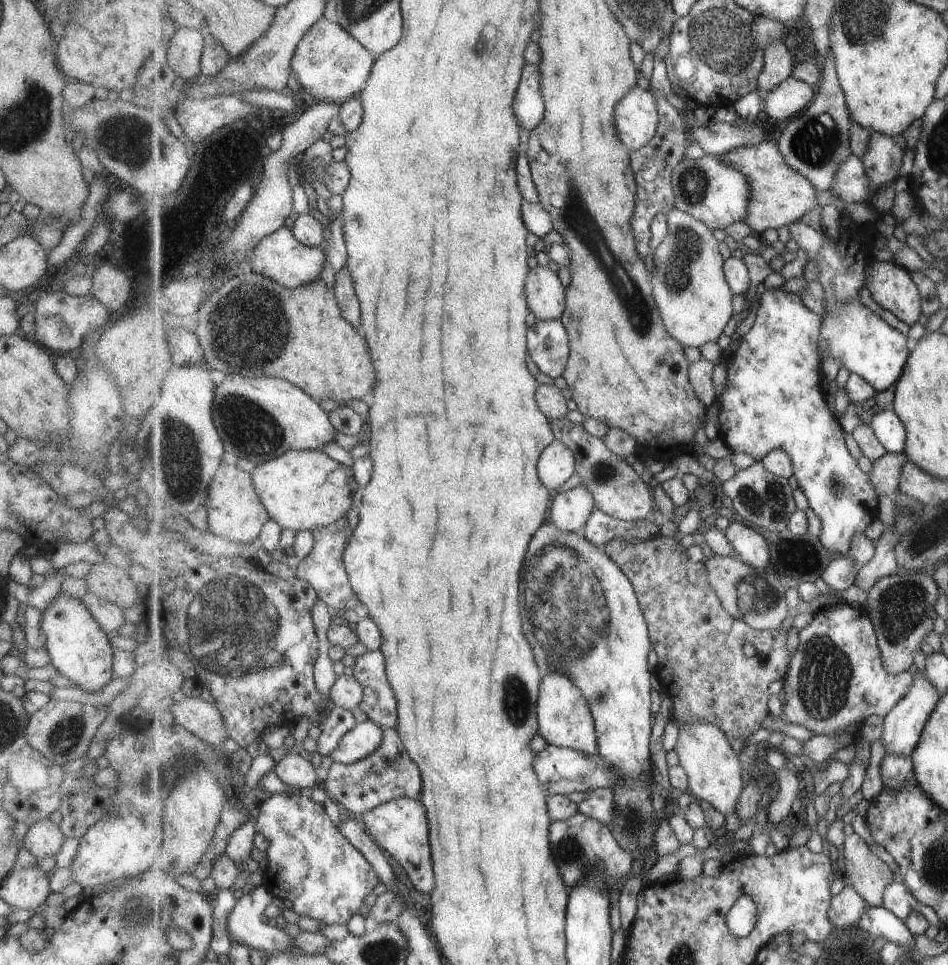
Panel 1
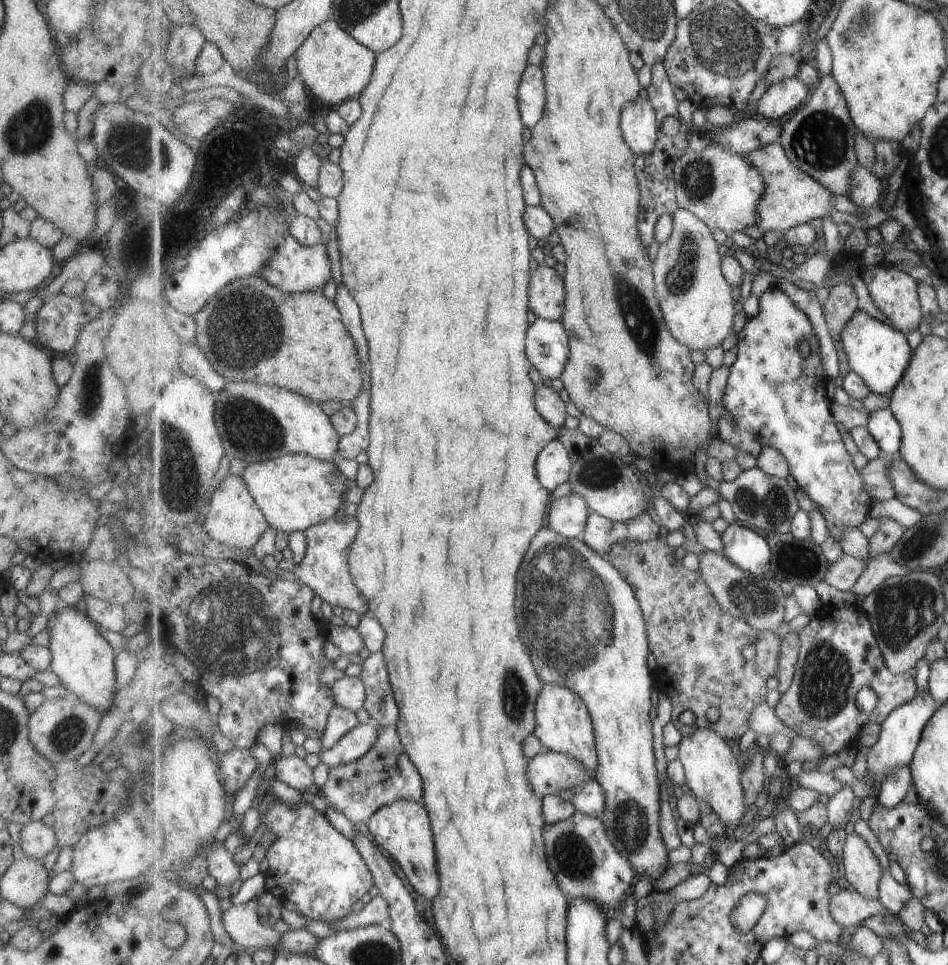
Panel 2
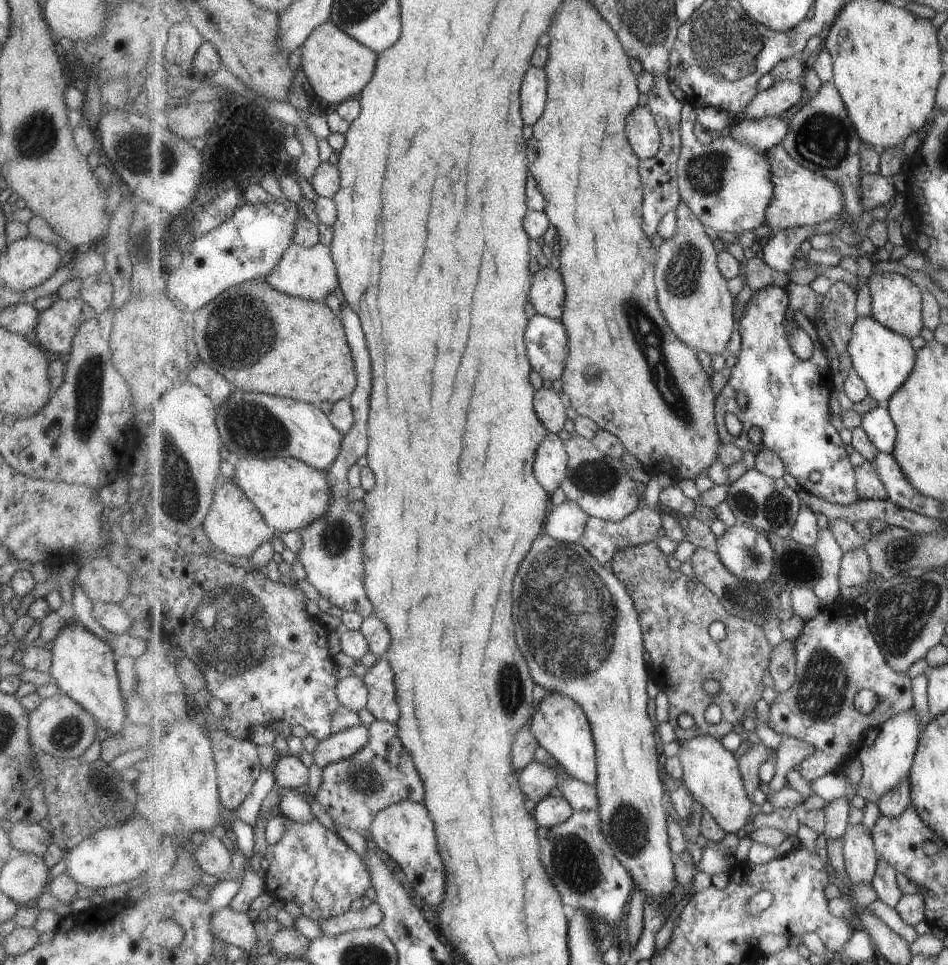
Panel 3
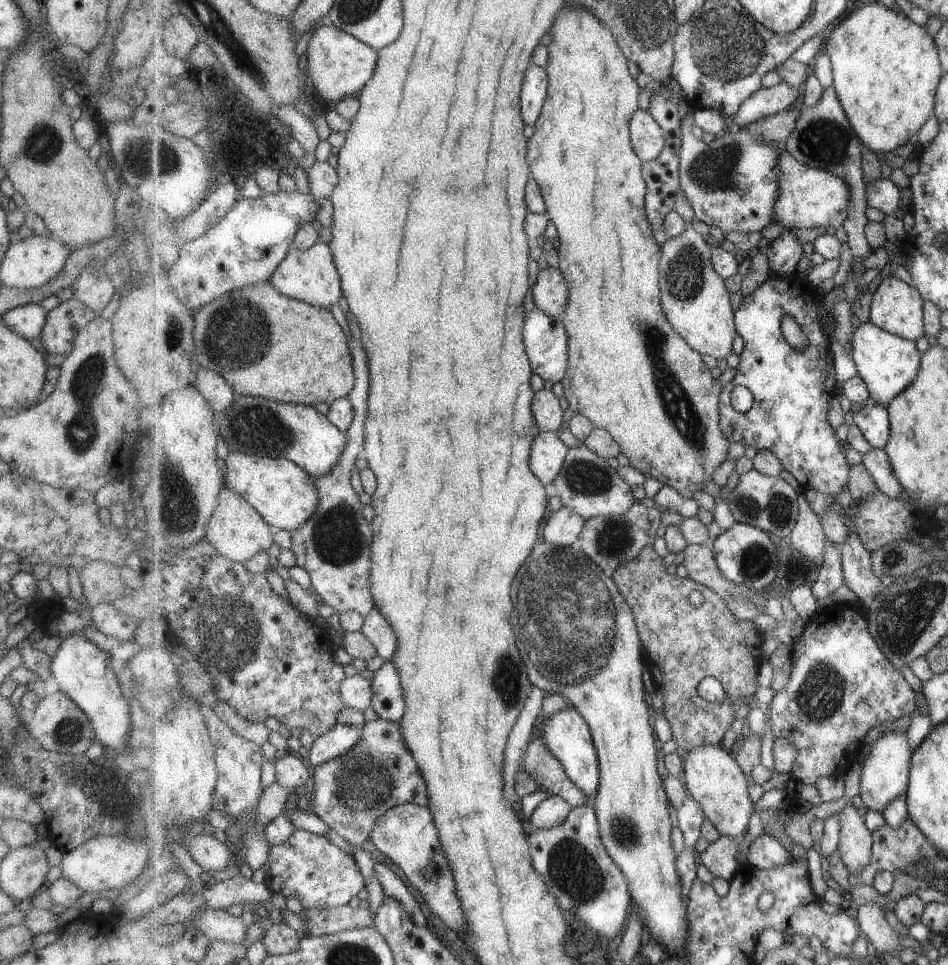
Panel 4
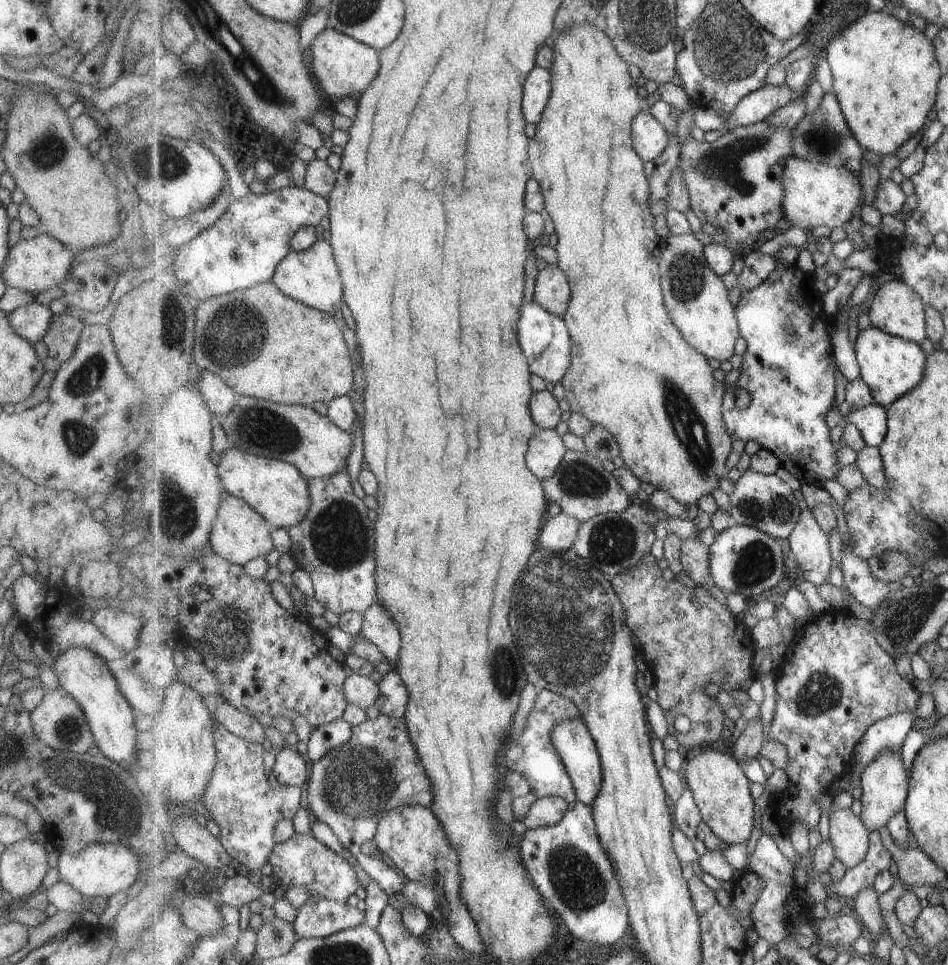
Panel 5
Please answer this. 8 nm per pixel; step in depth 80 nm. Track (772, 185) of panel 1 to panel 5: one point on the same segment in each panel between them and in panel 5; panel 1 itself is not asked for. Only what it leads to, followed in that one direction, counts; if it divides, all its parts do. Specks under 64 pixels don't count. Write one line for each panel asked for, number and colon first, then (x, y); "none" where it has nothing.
2: (792, 197)
3: (802, 197)
4: (810, 197)
5: (817, 194)

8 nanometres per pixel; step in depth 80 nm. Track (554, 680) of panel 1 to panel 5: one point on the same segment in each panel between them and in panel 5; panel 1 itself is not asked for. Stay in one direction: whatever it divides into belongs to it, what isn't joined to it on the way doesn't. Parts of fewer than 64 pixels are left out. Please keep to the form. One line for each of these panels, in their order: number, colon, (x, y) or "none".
2: (564, 723)
3: (560, 724)
4: (567, 733)
5: (576, 745)

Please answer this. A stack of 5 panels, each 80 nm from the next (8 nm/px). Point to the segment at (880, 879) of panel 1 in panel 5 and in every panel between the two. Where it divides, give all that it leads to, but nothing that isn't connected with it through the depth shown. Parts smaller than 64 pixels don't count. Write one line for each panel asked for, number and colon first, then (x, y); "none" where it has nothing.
2: (863, 871)
3: (860, 853)
4: (856, 844)
5: (851, 837)

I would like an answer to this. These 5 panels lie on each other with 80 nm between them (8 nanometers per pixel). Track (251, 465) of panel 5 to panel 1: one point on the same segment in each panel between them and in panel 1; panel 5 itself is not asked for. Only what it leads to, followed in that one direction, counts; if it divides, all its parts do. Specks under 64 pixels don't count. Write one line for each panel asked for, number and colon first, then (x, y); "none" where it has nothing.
1: (303, 490)
2: (297, 491)
3: (291, 494)
4: (287, 496)

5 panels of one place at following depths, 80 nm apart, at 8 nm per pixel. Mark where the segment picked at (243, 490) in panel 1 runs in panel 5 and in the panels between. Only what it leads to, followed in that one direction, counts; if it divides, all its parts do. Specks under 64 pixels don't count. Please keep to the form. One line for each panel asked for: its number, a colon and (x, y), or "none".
2: (234, 518)
3: (235, 525)
4: (238, 531)
5: (240, 533)

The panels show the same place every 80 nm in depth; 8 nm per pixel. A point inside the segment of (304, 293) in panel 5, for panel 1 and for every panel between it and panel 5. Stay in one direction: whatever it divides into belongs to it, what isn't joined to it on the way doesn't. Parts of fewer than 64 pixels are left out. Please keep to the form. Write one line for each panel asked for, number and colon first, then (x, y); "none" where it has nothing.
1: (279, 255)
2: (294, 268)
3: (311, 273)
4: (311, 275)

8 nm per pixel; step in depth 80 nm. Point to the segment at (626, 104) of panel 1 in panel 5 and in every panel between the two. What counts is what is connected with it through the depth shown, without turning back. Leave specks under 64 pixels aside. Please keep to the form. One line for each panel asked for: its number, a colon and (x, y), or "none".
2: (640, 124)
3: (645, 136)
4: (649, 138)
5: (650, 136)

